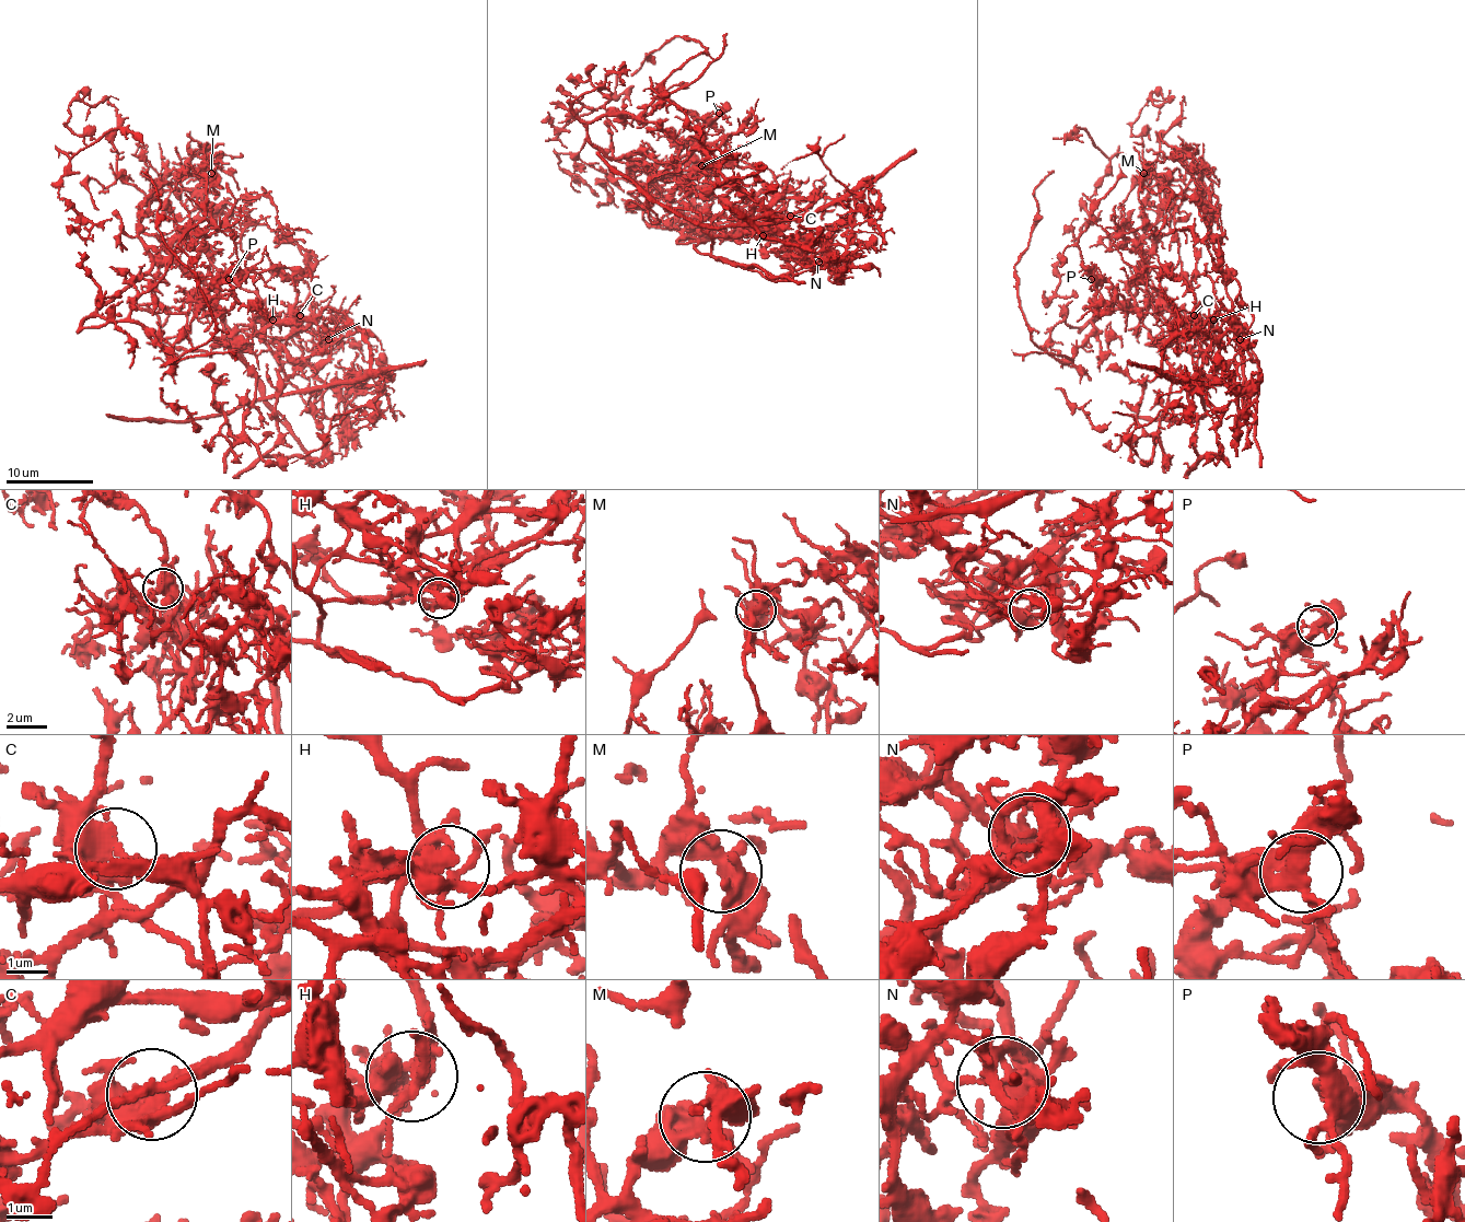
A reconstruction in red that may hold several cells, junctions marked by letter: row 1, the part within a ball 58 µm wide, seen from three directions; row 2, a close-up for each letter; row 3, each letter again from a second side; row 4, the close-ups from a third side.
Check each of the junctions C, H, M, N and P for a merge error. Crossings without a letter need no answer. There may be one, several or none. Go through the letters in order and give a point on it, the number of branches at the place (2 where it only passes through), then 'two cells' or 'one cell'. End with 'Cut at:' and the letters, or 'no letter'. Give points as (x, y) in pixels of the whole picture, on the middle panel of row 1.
C: at (790, 216); 4 branches meet; two cells
H: at (763, 235); 4 branches meet; two cells
M: at (701, 165); 5 branches meet; one cell
N: at (818, 262); 8 branches meet; two cells
P: at (719, 113); 5 branches meet; one cell
Cut at: C, H, N

